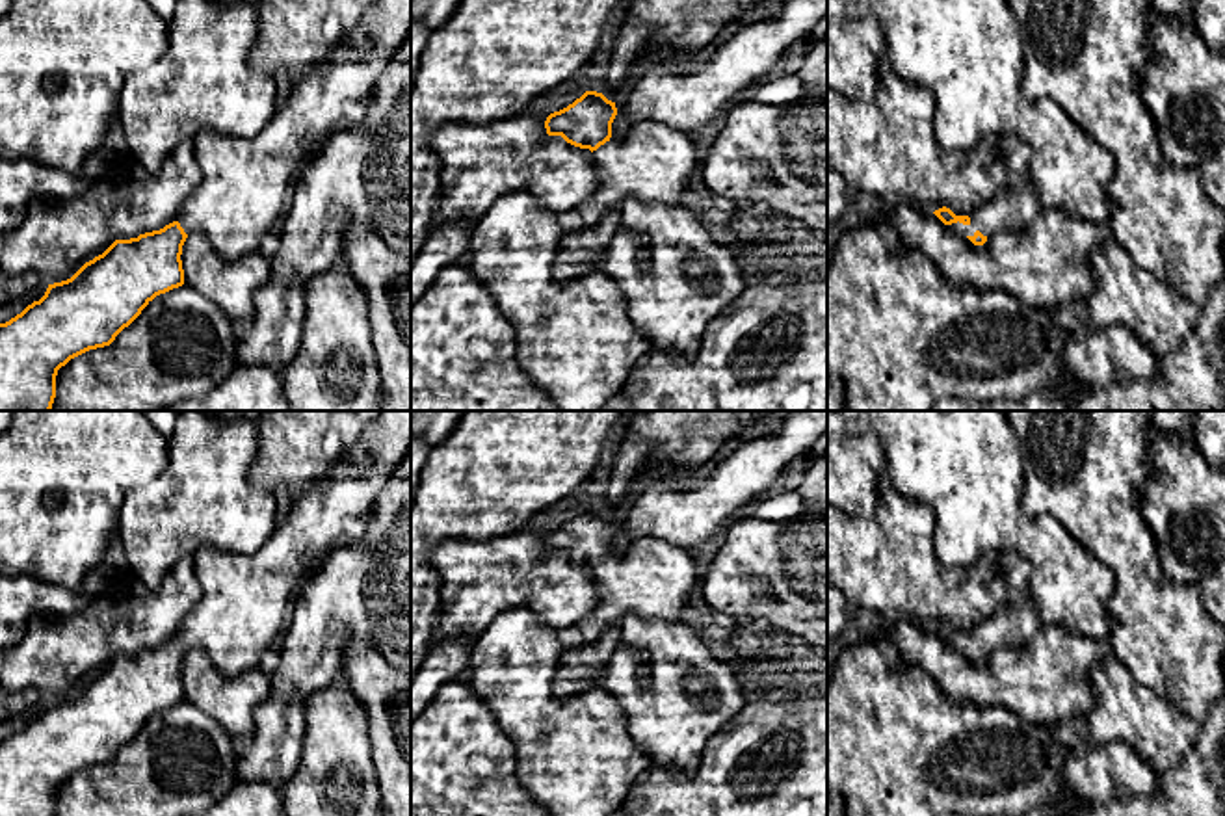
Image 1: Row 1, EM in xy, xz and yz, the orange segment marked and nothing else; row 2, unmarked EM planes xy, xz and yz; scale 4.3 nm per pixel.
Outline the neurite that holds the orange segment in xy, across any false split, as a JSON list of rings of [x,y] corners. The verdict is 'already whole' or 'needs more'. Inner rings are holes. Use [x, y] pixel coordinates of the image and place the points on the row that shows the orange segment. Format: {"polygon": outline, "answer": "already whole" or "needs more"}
{"polygon": [[[377,0],[323,63],[292,80],[288,99],[258,136],[197,134],[193,149],[201,182],[173,223],[115,240],[71,279],[48,284],[39,301],[0,323],[0,411],[50,411],[61,366],[89,349],[110,346],[156,296],[184,284],[180,255],[190,234],[201,232],[227,258],[253,255],[260,238],[281,223],[301,167],[342,126],[344,104],[368,100],[409,30],[411,0]]], "answer": "needs more"}

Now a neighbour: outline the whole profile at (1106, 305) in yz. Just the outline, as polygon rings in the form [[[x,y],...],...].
[[[1115,240],[1095,247],[1091,264],[1097,284],[1082,305],[1093,329],[1130,327],[1162,357],[1195,327],[1201,309],[1139,268]]]

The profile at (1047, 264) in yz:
[[[887,204],[883,216],[864,227],[890,225],[905,249],[920,249],[959,288],[980,292],[1006,292],[1037,309],[1061,309],[1067,303],[1084,303],[1097,284],[1091,251],[1113,240],[1108,223],[1076,219],[1061,210],[1043,210],[1021,230],[1002,230],[983,245],[948,229],[935,214],[913,206]]]

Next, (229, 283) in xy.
[[[201,232],[188,234],[182,245],[184,284],[204,296],[231,322],[249,325],[253,296],[270,279],[270,260],[260,253],[227,258]]]

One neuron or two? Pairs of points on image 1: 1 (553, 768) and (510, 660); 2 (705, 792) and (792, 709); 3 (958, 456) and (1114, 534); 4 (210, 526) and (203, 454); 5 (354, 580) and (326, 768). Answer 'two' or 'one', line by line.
1: one
2: one
3: two
4: one
5: two

